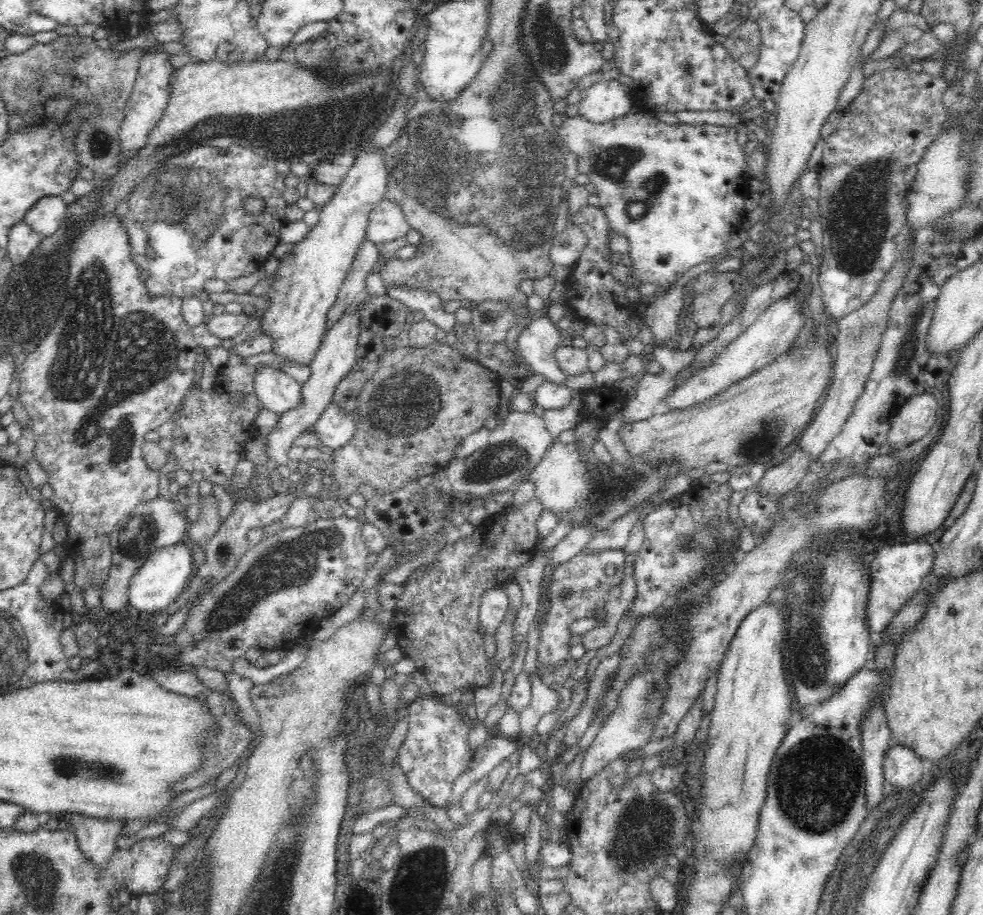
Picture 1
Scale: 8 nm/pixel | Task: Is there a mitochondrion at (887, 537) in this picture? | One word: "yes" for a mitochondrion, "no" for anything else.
no

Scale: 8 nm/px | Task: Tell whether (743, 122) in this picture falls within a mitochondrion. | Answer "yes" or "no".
no

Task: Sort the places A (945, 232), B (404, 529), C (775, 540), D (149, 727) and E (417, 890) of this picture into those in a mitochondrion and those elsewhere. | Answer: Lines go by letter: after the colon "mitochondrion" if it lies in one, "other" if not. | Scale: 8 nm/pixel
A: other
B: other
C: other
D: other
E: mitochondrion

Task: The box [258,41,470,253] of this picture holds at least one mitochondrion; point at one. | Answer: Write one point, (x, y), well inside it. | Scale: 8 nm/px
(331, 61)

